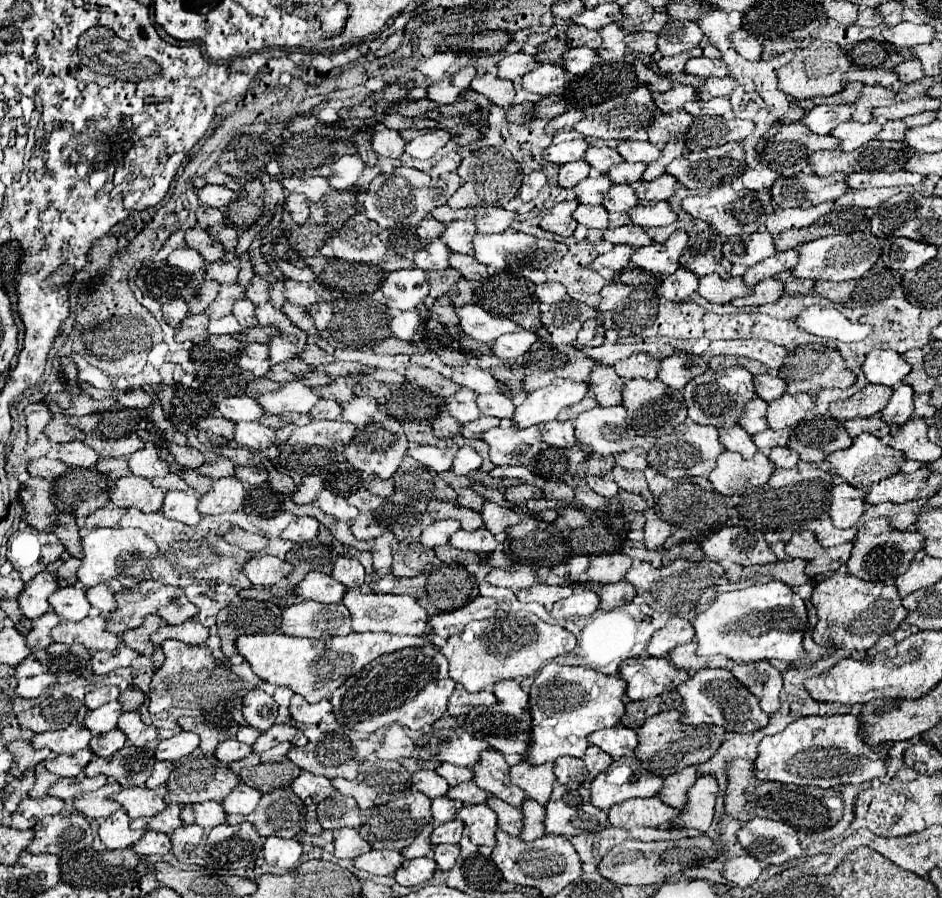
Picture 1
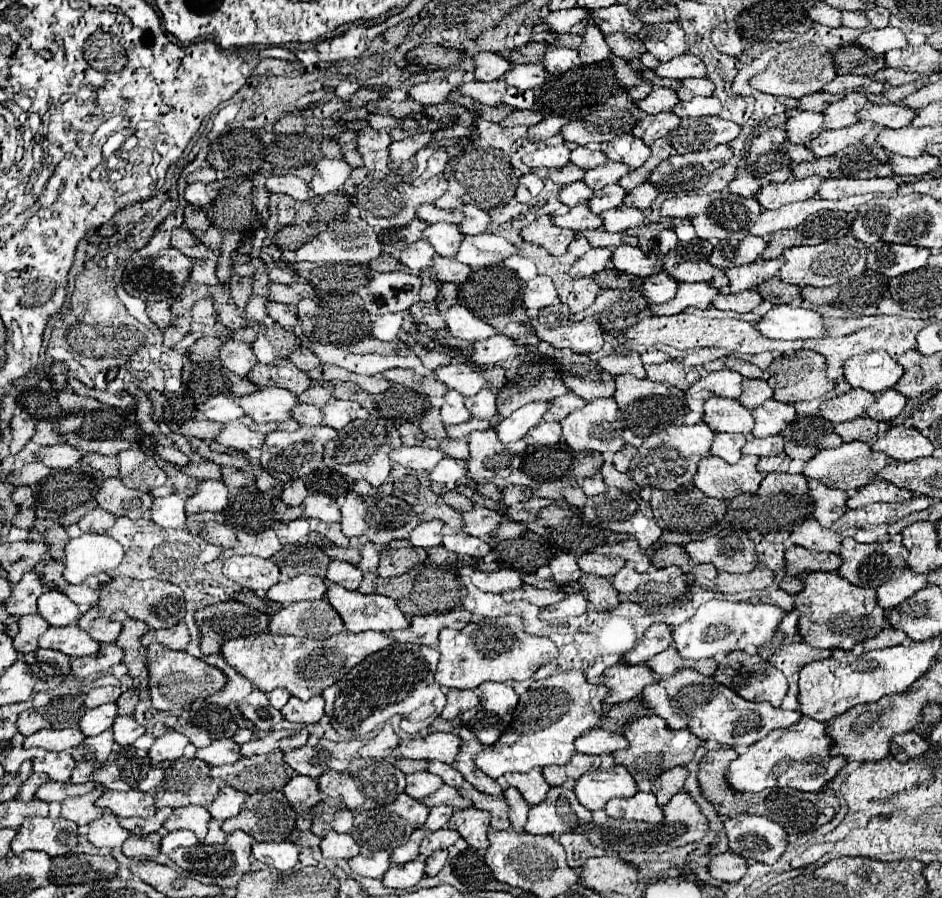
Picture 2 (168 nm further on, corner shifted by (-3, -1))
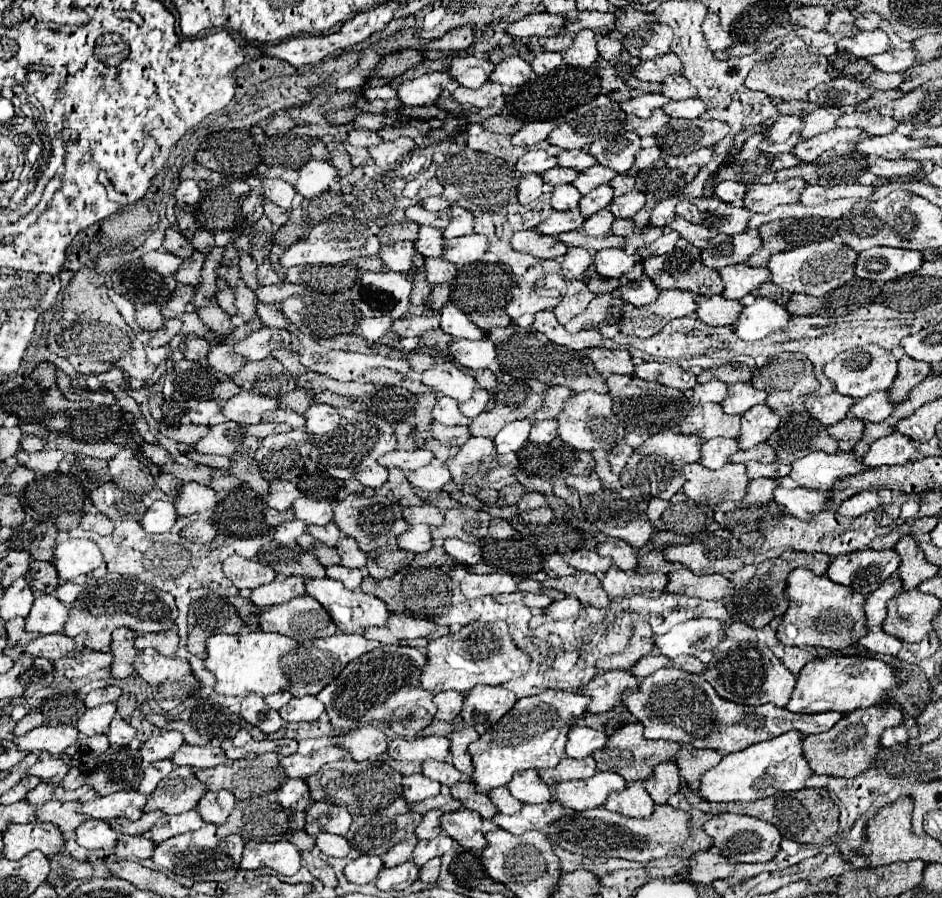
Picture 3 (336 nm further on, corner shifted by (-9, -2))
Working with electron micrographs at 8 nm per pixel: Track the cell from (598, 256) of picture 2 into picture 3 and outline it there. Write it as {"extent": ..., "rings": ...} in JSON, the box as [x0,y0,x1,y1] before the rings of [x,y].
{"extent":[560,248,592,280],"rings":[[[568,248],[560,266],[562,266],[564,278],[570,278],[570,280],[582,278],[584,270],[592,266],[592,252],[584,250],[584,248]]]}

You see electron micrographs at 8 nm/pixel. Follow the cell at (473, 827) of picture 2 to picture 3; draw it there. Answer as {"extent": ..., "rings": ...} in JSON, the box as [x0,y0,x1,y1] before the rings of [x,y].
{"extent":[440,808,486,850],"rings":[[[460,808],[448,812],[440,818],[440,826],[446,832],[446,836],[450,836],[468,850],[482,850],[486,846],[486,838],[482,832],[482,818],[480,814],[472,814],[472,810]]]}

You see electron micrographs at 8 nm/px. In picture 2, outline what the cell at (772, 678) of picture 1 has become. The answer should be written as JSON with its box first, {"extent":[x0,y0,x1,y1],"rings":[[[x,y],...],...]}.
{"extent":[714,651,788,707],"rings":[[[742,651],[730,653],[714,673],[714,679],[748,701],[768,701],[780,707],[788,681],[780,669],[764,661],[760,655],[748,655]]]}

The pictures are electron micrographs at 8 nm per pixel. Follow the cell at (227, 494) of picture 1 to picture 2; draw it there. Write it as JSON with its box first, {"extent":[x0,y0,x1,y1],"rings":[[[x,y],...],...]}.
{"extent":[186,481,230,513],"rings":[[[200,481],[196,495],[186,501],[186,513],[200,513],[200,511],[222,511],[230,503],[228,487],[224,481]]]}

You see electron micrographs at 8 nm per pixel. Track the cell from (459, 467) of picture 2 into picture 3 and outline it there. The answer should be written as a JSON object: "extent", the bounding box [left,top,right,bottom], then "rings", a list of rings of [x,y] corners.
{"extent":[406,462,452,490],"rings":[[[440,462],[406,472],[406,480],[410,482],[410,486],[422,490],[440,490],[446,482],[450,482],[450,478],[452,476],[448,474],[448,468]]]}

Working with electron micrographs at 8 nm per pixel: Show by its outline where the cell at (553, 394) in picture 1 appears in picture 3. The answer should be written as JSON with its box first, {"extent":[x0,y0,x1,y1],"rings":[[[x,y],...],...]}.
{"extent":[494,418,530,454],"rings":[[[528,418],[510,422],[508,426],[504,426],[494,438],[498,454],[508,454],[508,452],[520,450],[524,446],[524,442],[528,440],[528,426],[530,426]]]}

